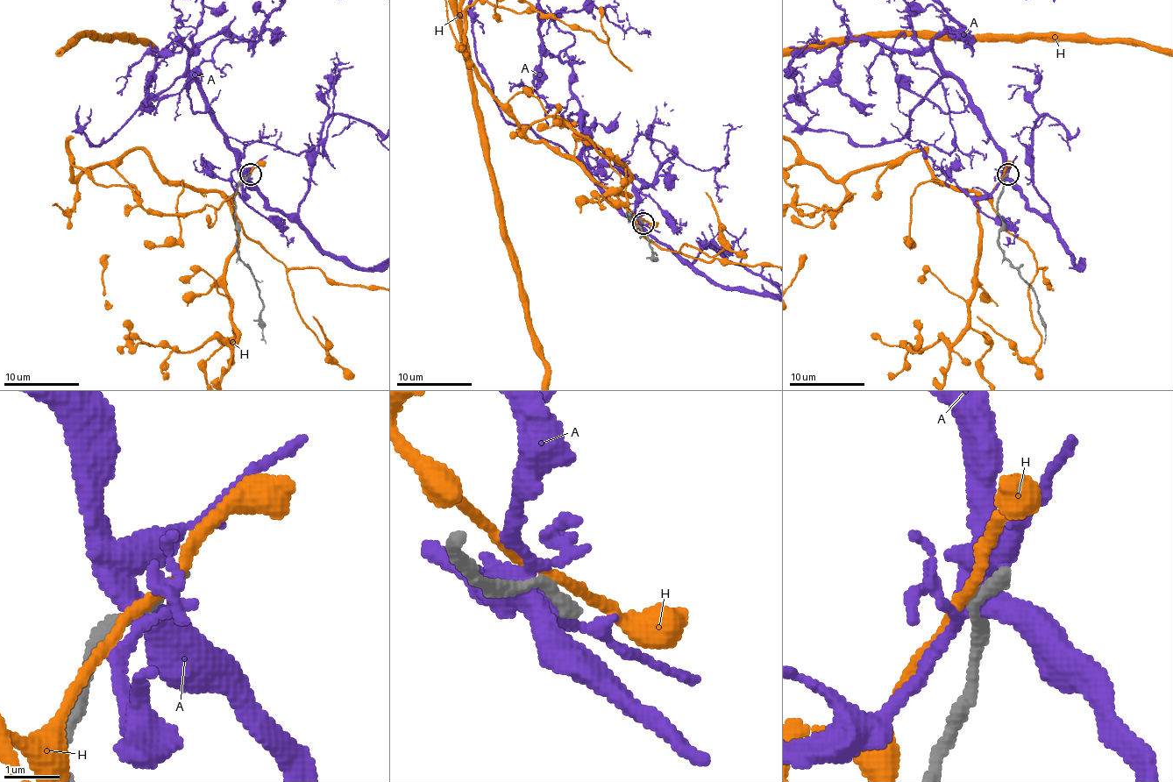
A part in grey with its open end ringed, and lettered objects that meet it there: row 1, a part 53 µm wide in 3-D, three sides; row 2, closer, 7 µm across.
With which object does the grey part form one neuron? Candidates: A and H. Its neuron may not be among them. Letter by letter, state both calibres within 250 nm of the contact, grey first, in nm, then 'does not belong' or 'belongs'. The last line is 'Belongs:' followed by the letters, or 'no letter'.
A: calibres 240 and 400 nm; does not belong
H: calibres 280 and 180 nm; does not belong
Belongs: no letter

